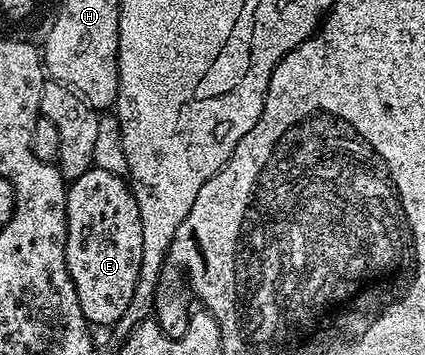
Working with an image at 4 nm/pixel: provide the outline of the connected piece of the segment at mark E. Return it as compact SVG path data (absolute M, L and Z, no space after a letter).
M93 168L87 170L82 176L71 179L66 200L66 268L70 272L70 280L74 280L74 292L78 292L78 308L82 308L82 316L86 316L89 324L96 328L99 326L111 328L118 320L122 319L126 308L129 307L130 300L133 299L134 286L138 281L138 276L144 270L144 252L142 216L138 216L138 204L132 195L131 185L121 175Z

